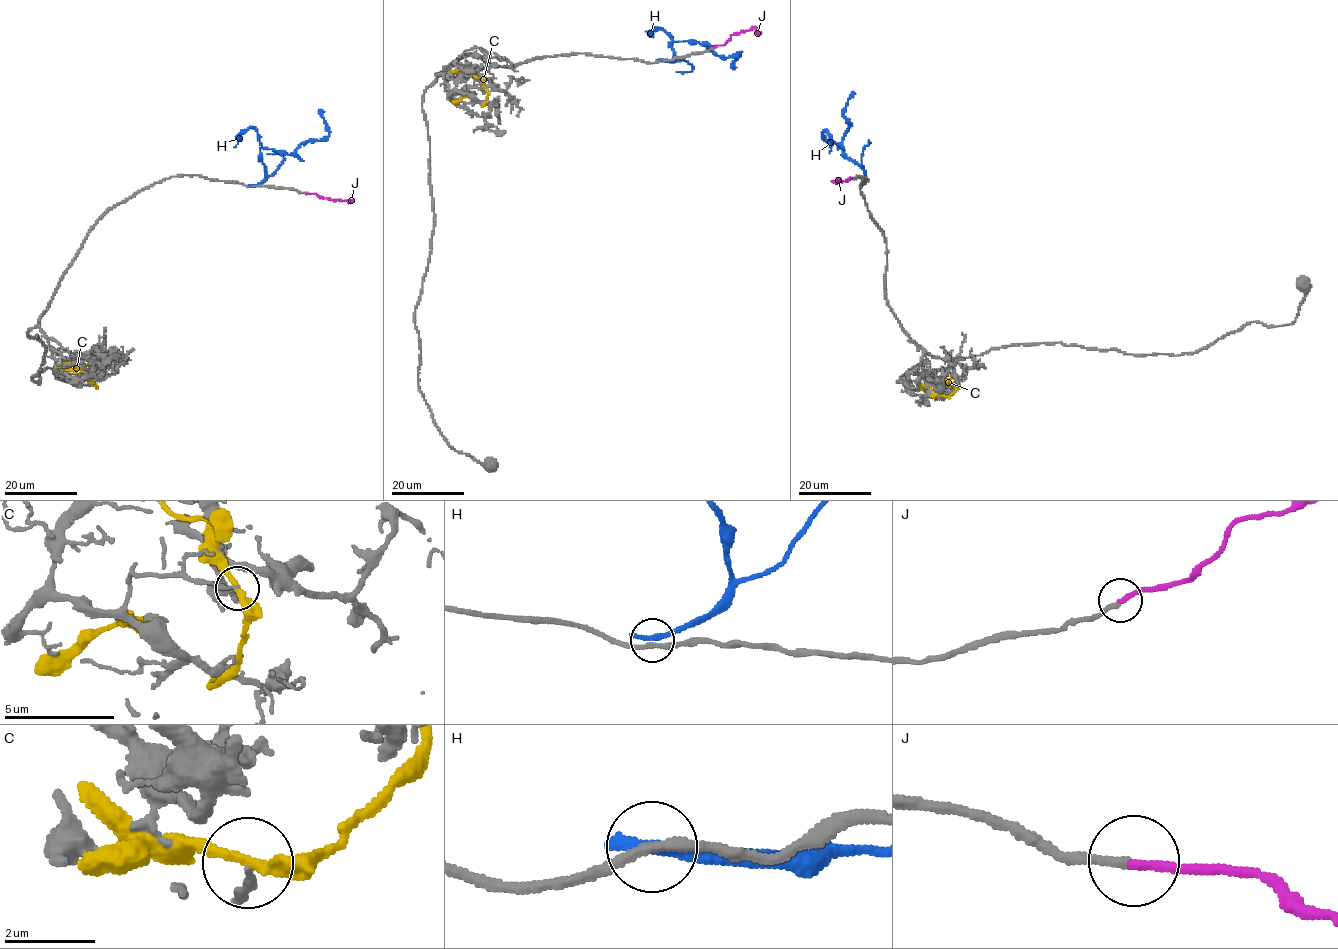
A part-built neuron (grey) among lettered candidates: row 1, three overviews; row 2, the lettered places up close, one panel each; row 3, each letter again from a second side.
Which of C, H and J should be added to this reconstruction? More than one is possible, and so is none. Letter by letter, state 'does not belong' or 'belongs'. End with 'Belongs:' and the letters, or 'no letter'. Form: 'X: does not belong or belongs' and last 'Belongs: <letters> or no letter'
C: does not belong
H: does not belong
J: belongs
Belongs: J

